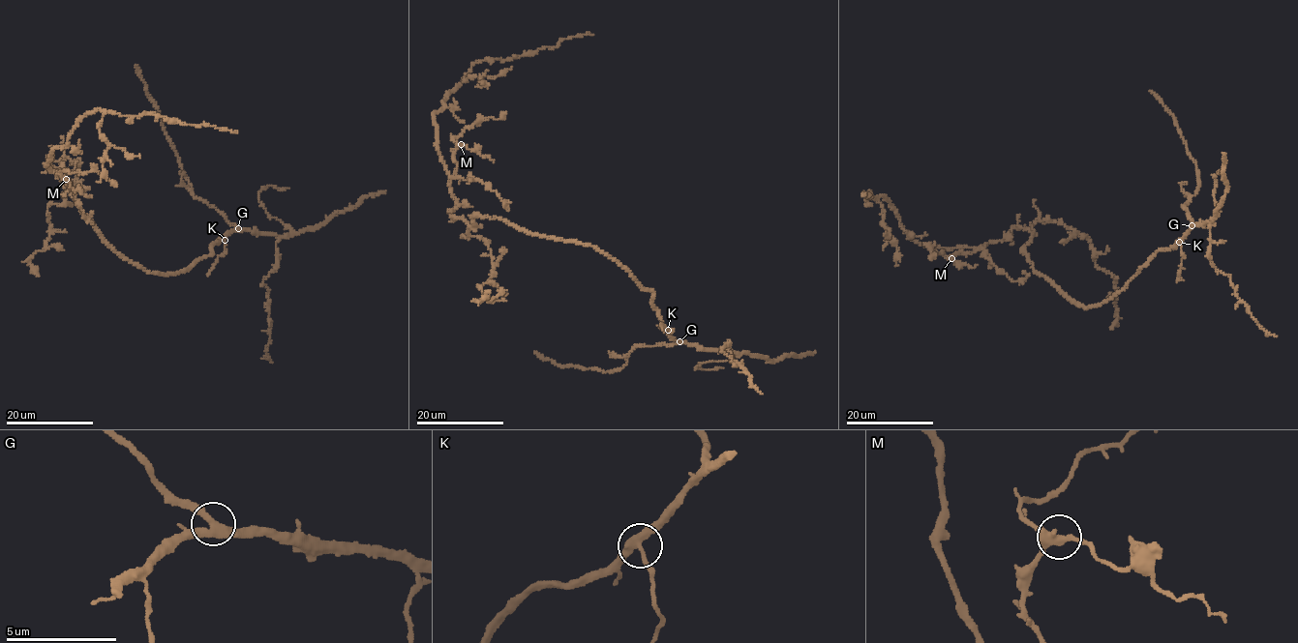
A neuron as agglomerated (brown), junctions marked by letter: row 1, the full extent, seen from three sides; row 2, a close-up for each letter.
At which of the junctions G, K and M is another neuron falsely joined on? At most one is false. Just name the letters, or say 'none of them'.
none of them

